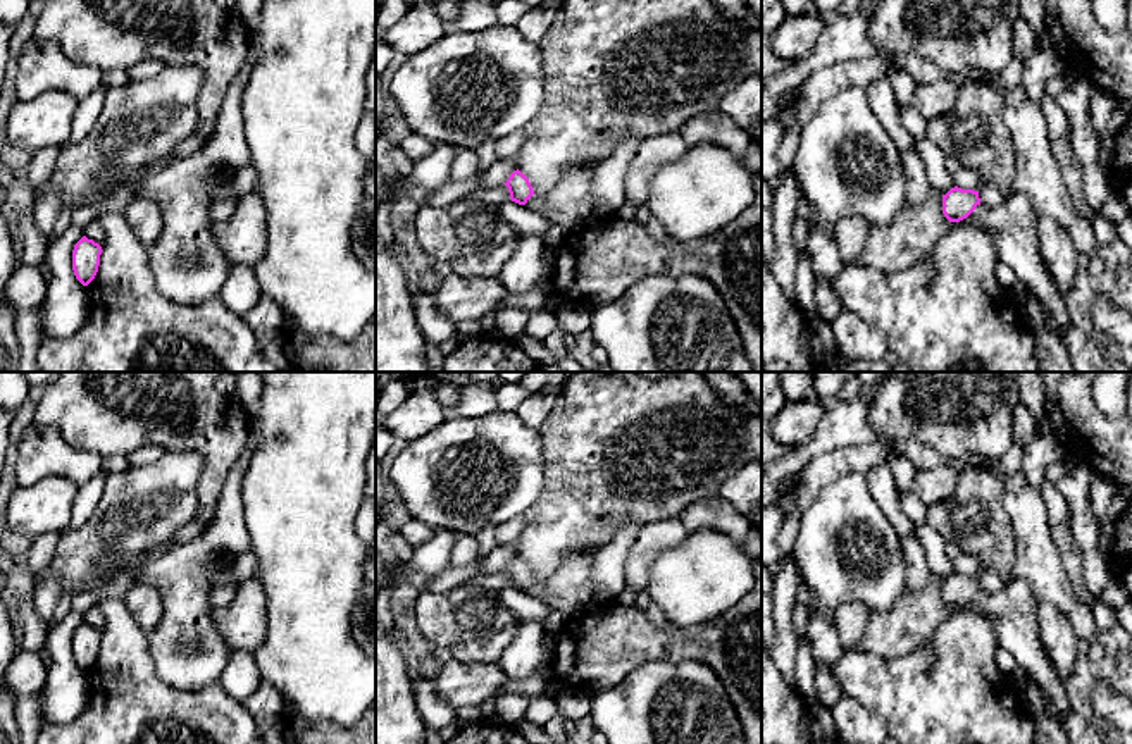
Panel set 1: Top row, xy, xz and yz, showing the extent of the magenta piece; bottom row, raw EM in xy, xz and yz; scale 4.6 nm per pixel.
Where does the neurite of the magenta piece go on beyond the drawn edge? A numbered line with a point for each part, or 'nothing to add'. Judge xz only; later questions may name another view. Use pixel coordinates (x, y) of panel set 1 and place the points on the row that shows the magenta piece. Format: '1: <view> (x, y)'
1: xz (571, 204)

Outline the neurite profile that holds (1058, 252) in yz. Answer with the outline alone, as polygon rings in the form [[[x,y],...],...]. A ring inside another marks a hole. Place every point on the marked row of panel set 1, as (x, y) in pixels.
[[[1039,215],[1036,222],[1041,258],[1049,270],[1058,291],[1067,294],[1077,274],[1079,250],[1065,226],[1049,215]]]

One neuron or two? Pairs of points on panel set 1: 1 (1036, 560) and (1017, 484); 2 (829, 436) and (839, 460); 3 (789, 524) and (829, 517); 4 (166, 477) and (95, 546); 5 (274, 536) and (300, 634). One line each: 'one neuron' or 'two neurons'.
1: one neuron
2: two neurons
3: two neurons
4: one neuron
5: one neuron

